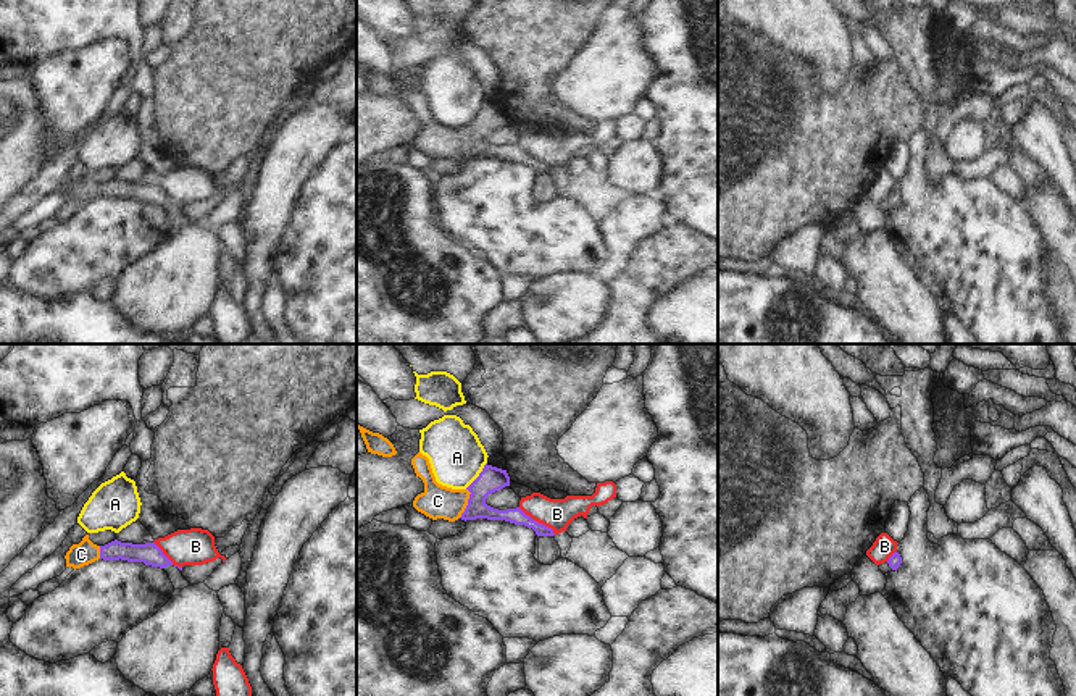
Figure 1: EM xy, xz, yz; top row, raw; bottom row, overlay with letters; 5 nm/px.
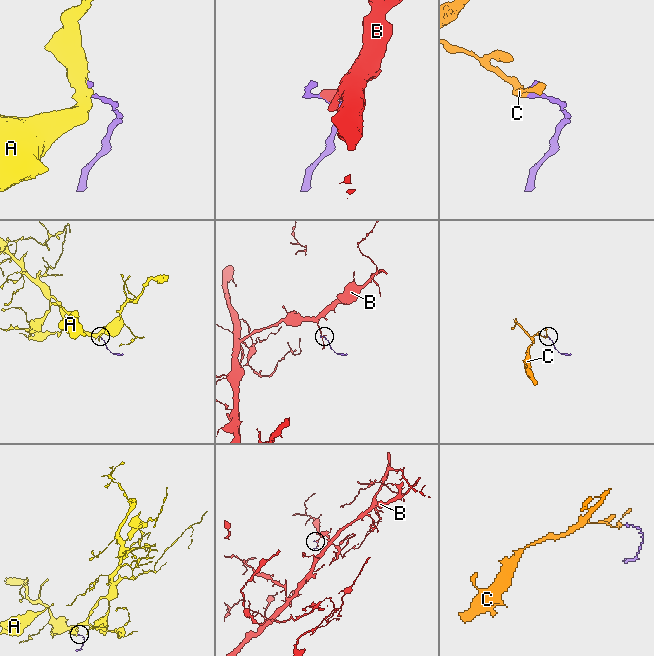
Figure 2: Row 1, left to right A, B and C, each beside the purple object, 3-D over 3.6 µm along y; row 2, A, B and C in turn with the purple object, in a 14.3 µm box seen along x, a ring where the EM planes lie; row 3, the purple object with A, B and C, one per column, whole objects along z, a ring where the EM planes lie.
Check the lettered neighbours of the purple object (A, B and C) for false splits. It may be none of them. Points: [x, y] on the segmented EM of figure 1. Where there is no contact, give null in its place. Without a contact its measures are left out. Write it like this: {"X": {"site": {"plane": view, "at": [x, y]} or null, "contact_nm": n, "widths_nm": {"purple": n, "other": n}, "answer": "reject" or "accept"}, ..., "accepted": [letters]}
{"A": {"site": {"plane": "xz", "at": [479, 475]}, "contact_nm": 170, "widths_nm": {"purple": 120, "other": 280}, "answer": "reject"}, "B": {"site": {"plane": "xz", "at": [538, 522]}, "contact_nm": 240, "widths_nm": {"purple": 80, "other": 160}, "answer": "reject"}, "C": {"site": {"plane": "xz", "at": [468, 503]}, "contact_nm": 160, "widths_nm": {"purple": 120, "other": 170}, "answer": "accept"}, "accepted": ["C"]}

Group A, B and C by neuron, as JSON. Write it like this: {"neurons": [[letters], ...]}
{"neurons": [["A"], ["B"], ["C"]]}

